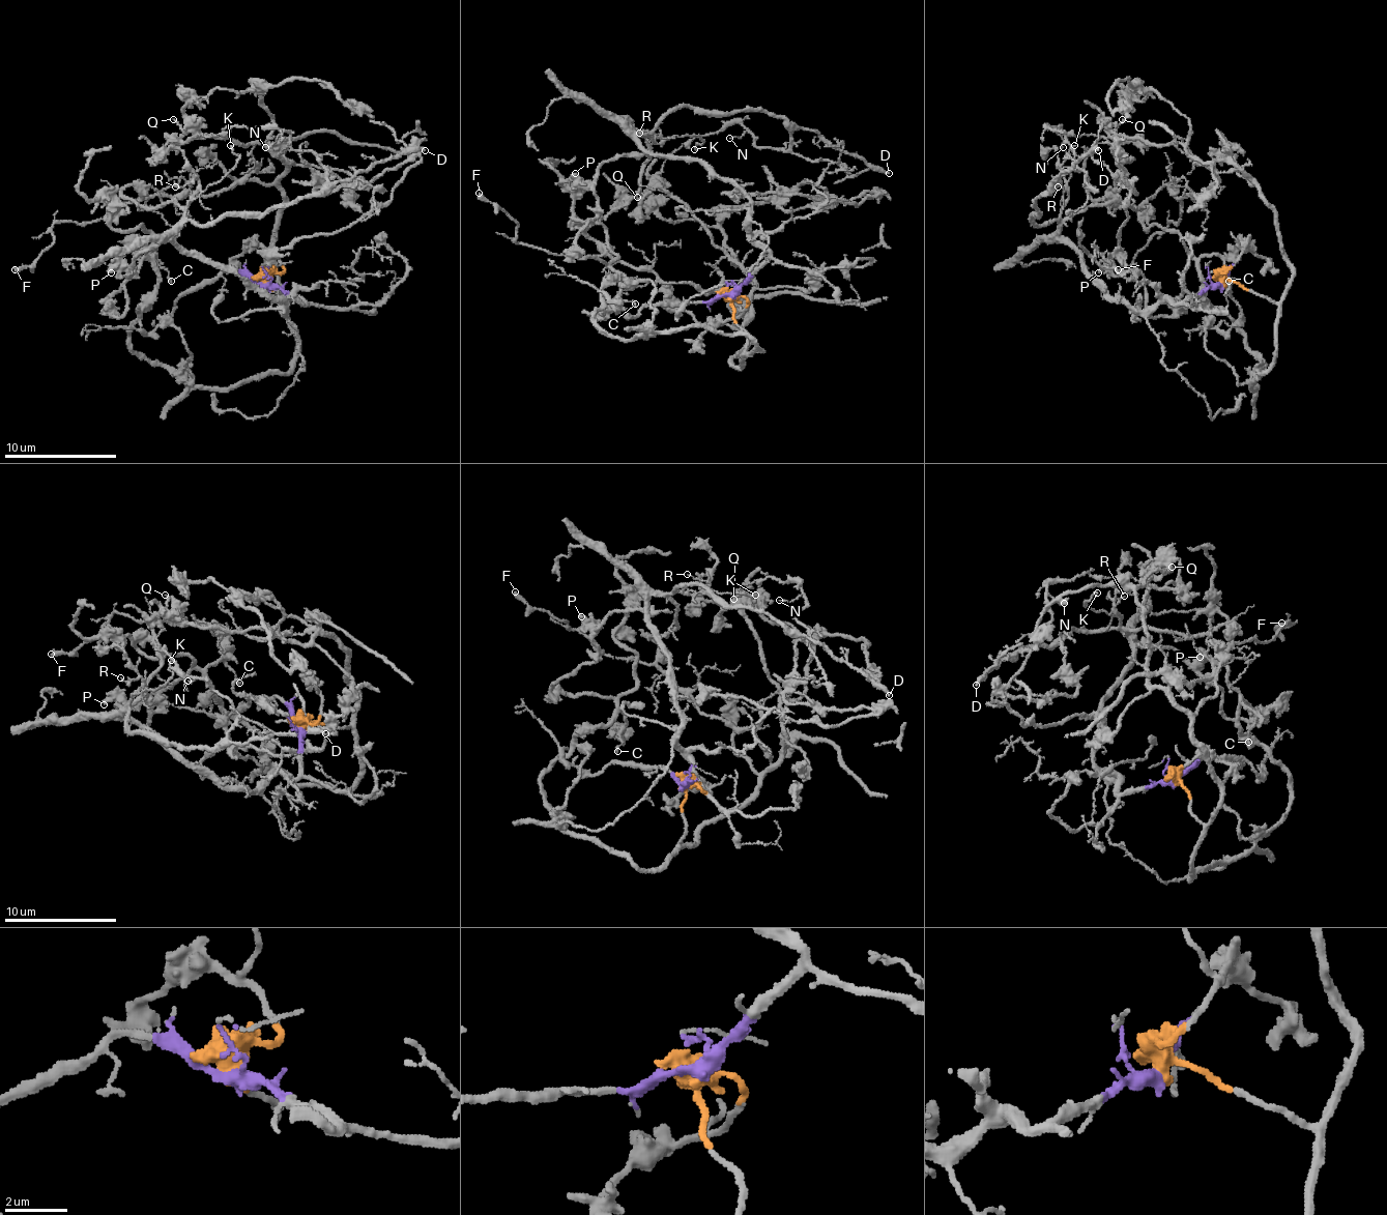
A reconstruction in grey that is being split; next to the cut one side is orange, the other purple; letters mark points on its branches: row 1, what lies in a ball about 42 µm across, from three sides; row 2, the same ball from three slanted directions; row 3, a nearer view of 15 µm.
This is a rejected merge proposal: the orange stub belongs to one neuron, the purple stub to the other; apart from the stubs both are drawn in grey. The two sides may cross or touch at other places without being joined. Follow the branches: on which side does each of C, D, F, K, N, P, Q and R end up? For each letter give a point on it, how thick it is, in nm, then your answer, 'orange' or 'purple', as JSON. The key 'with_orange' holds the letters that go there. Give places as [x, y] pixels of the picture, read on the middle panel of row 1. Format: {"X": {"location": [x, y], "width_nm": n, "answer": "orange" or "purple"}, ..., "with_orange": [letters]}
{"C": {"location": [635, 304], "width_nm": 140, "answer": "orange"}, "D": {"location": [889, 173], "width_nm": 260, "answer": "purple"}, "F": {"location": [479, 193], "width_nm": 320, "answer": "purple"}, "K": {"location": [694, 149], "width_nm": 90, "answer": "purple"}, "N": {"location": [729, 138], "width_nm": 110, "answer": "purple"}, "P": {"location": [575, 173], "width_nm": 400, "answer": "orange"}, "Q": {"location": [637, 197], "width_nm": 170, "answer": "orange"}, "R": {"location": [639, 133], "width_nm": 80, "answer": "purple"}, "with_orange": ["C", "P", "Q"]}

